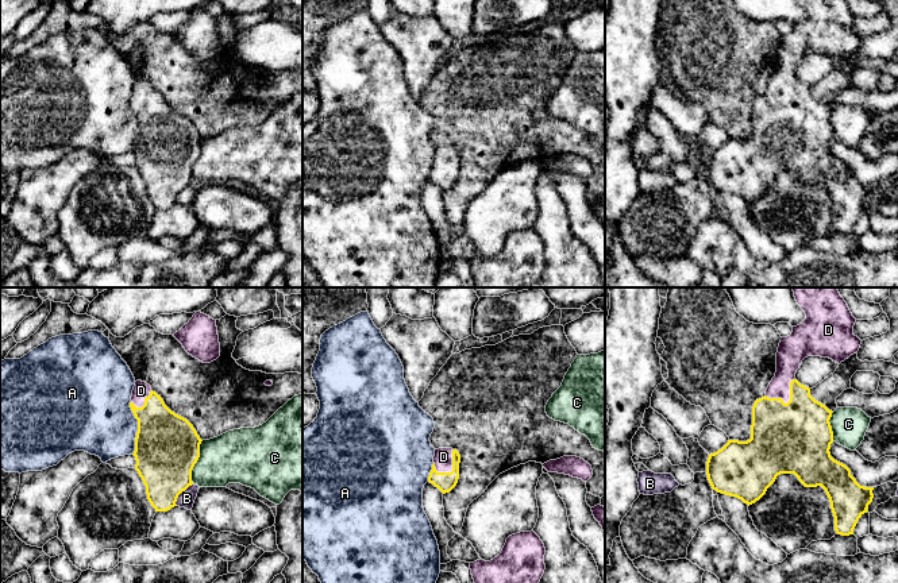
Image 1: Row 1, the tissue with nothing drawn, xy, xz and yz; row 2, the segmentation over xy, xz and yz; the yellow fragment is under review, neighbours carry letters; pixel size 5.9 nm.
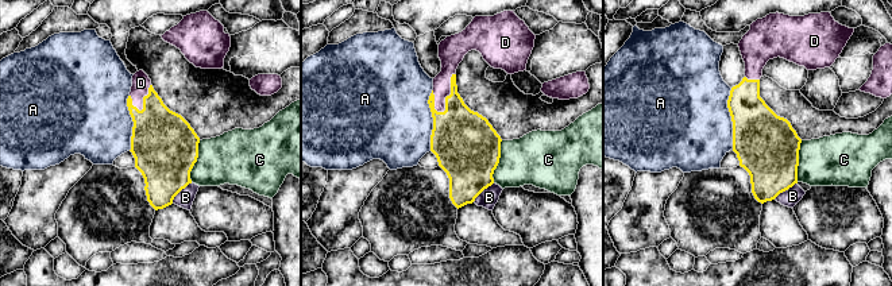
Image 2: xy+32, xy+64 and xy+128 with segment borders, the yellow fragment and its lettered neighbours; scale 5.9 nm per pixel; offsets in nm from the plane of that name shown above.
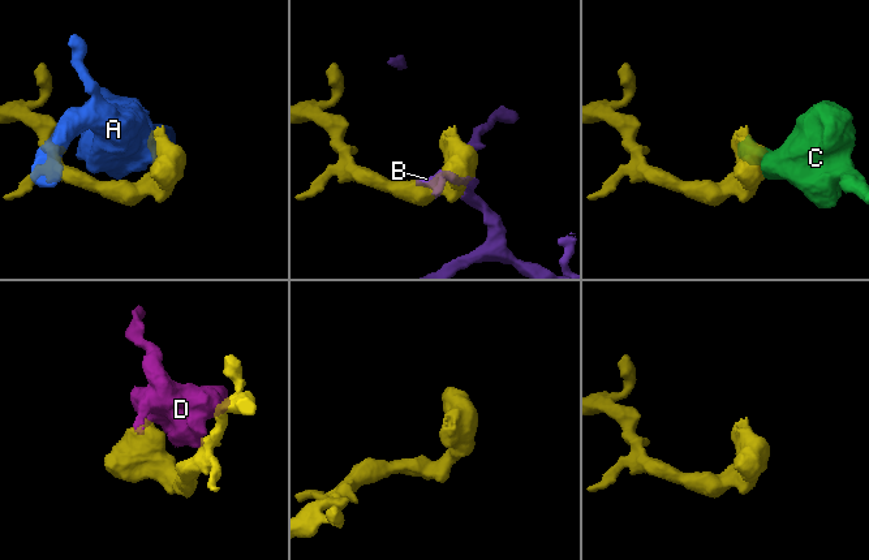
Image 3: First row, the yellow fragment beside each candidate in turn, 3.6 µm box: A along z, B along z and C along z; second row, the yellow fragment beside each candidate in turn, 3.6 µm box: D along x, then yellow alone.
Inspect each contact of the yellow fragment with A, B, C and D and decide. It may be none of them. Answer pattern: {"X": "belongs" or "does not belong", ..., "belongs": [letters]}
{"A": "does not belong", "B": "does not belong", "C": "does not belong", "D": "belongs", "belongs": ["D"]}

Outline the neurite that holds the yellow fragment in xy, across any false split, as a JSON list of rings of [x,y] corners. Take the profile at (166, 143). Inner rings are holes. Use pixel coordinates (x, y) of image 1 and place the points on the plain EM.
[[[136,78],[130,105],[138,117],[134,154],[135,167],[146,184],[147,197],[155,209],[167,209],[177,204],[178,193],[185,189],[192,179],[192,167],[200,155],[201,136],[193,123],[184,115],[171,109],[151,84]]]

